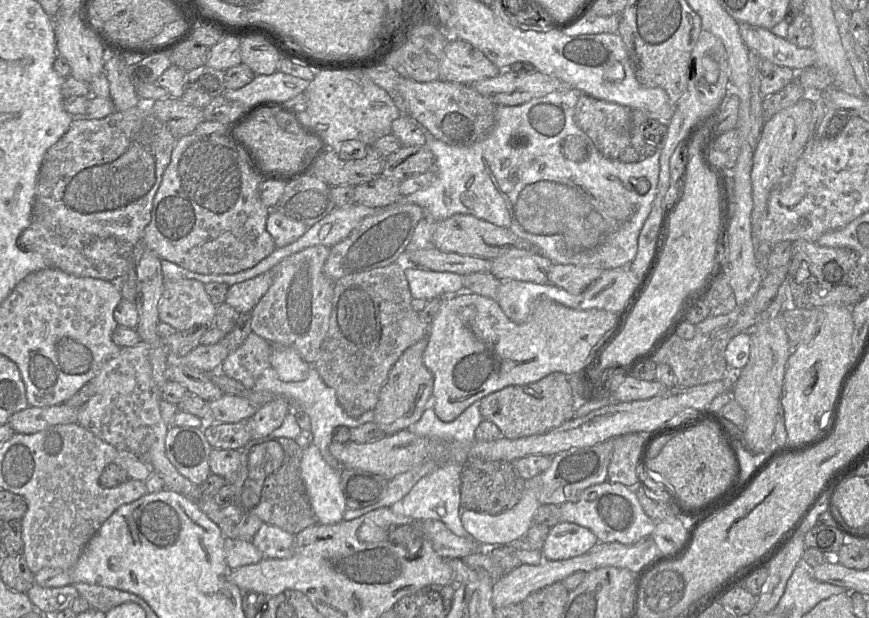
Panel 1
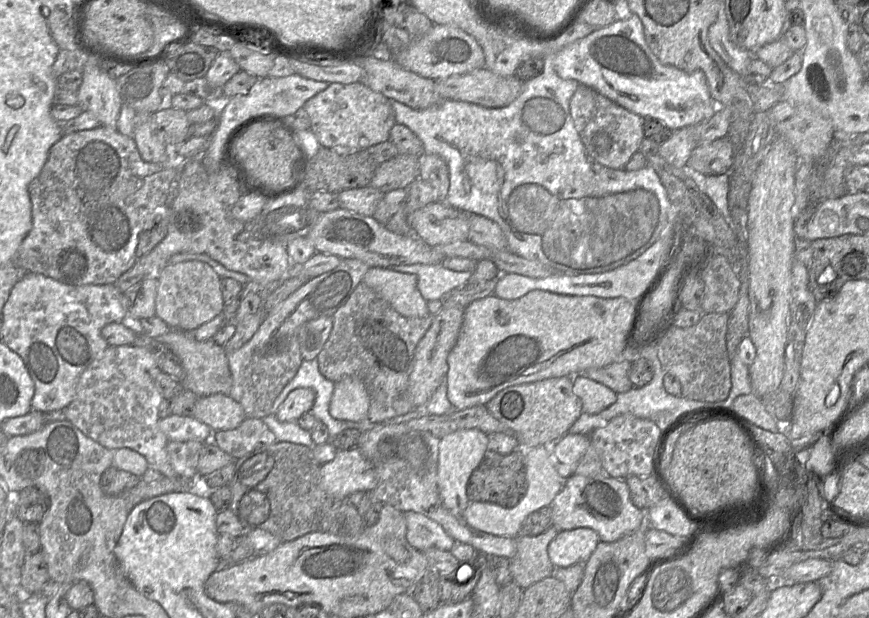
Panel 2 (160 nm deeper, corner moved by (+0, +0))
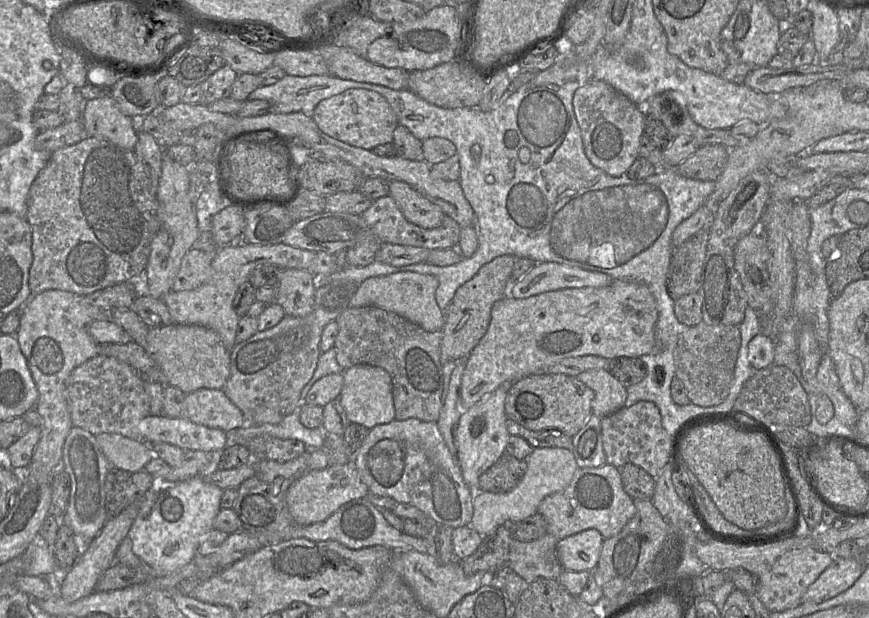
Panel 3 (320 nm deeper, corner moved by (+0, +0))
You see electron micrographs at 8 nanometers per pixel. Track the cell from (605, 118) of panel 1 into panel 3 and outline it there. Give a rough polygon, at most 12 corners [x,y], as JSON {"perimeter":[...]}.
{"perimeter":[[590,79],[573,109],[590,162],[613,177],[639,157],[646,116]]}

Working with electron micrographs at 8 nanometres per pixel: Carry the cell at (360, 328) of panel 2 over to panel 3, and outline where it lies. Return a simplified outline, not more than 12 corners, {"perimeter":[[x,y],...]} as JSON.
{"perimeter":[[377,306],[337,317],[344,370],[387,371],[395,420],[437,422],[442,331]]}

